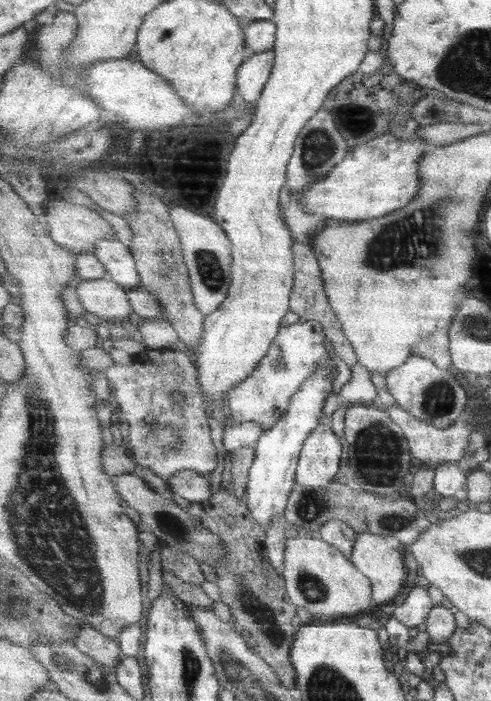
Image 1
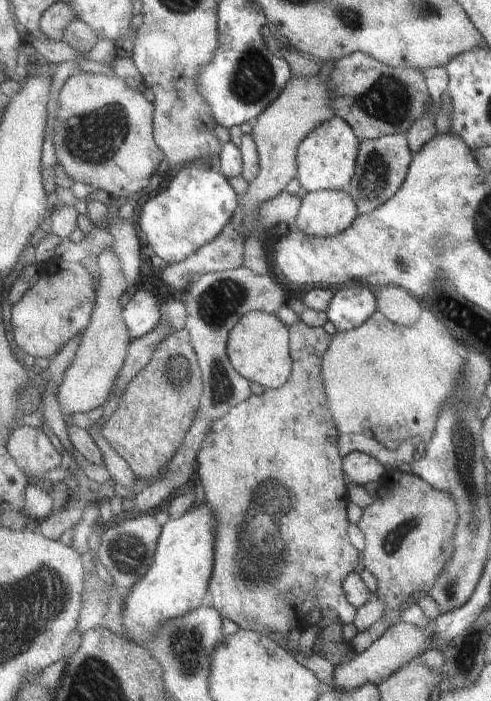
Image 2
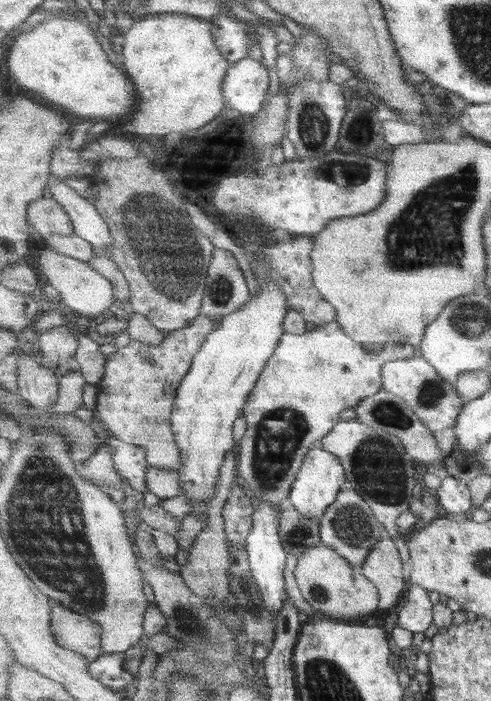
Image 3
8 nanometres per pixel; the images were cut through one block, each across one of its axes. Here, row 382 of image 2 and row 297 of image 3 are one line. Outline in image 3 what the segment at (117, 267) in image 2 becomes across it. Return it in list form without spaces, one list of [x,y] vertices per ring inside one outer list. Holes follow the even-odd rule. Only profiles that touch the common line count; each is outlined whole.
[[[49,246],[40,252],[36,260],[41,272],[47,278],[46,283],[50,283],[59,292],[65,306],[76,311],[76,315],[81,314],[95,321],[117,300],[113,283],[88,262],[61,254]]]

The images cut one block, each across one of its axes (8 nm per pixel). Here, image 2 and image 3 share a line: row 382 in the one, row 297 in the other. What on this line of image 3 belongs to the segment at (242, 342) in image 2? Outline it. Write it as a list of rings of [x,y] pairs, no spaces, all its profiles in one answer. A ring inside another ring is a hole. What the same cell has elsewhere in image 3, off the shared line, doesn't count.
[[[274,280],[257,281],[257,284],[259,286],[257,297],[251,297],[247,304],[244,304],[233,314],[221,317],[218,329],[206,338],[200,351],[193,359],[193,368],[189,369],[188,374],[182,380],[183,384],[178,388],[176,406],[172,410],[173,433],[176,436],[177,445],[181,449],[181,459],[183,459],[179,471],[183,495],[193,501],[192,515],[201,515],[202,513],[205,517],[202,521],[207,525],[206,514],[209,510],[209,502],[217,495],[219,471],[225,463],[227,453],[237,447],[233,436],[234,424],[242,416],[245,405],[248,403],[265,365],[274,355],[280,338],[285,334],[284,320],[291,309],[286,294]]]

